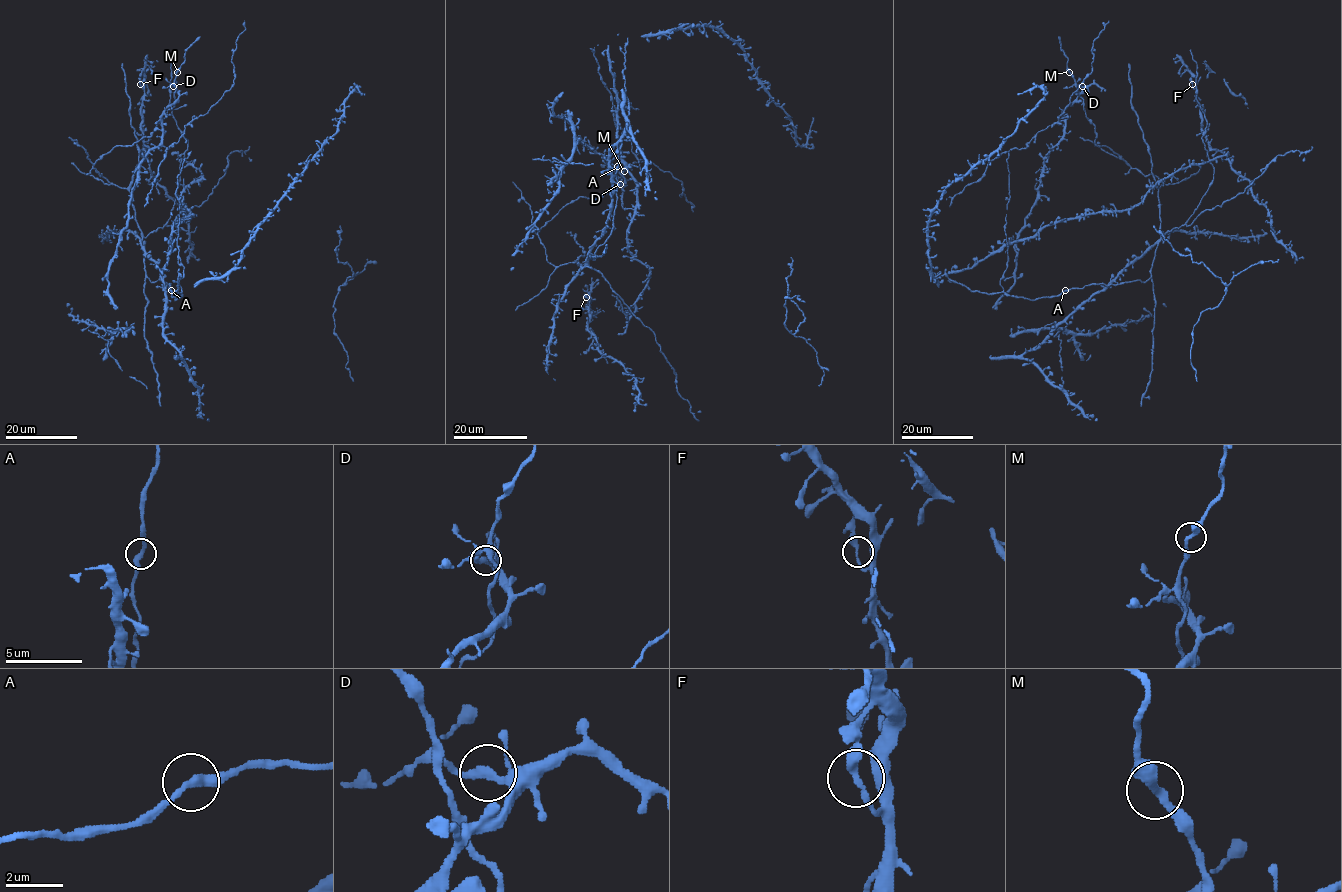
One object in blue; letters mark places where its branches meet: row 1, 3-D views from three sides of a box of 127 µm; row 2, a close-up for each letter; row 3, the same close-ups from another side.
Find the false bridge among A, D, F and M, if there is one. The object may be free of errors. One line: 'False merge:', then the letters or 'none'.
False merge: D

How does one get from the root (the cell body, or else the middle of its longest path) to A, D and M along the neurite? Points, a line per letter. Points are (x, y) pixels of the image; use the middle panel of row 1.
A: (593, 254), (613, 227), (617, 166)
D: (593, 254), (588, 265), (553, 266), (538, 232), (569, 203), (601, 197), (622, 184), (619, 177), (620, 184)
M: (593, 254), (588, 265), (553, 266), (538, 232), (580, 196), (598, 198), (621, 185), (624, 171)

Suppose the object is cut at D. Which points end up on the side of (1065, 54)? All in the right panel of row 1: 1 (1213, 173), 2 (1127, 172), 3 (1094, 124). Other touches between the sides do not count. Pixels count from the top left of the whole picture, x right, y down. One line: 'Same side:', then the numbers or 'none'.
Same side: 1, 2, 3

